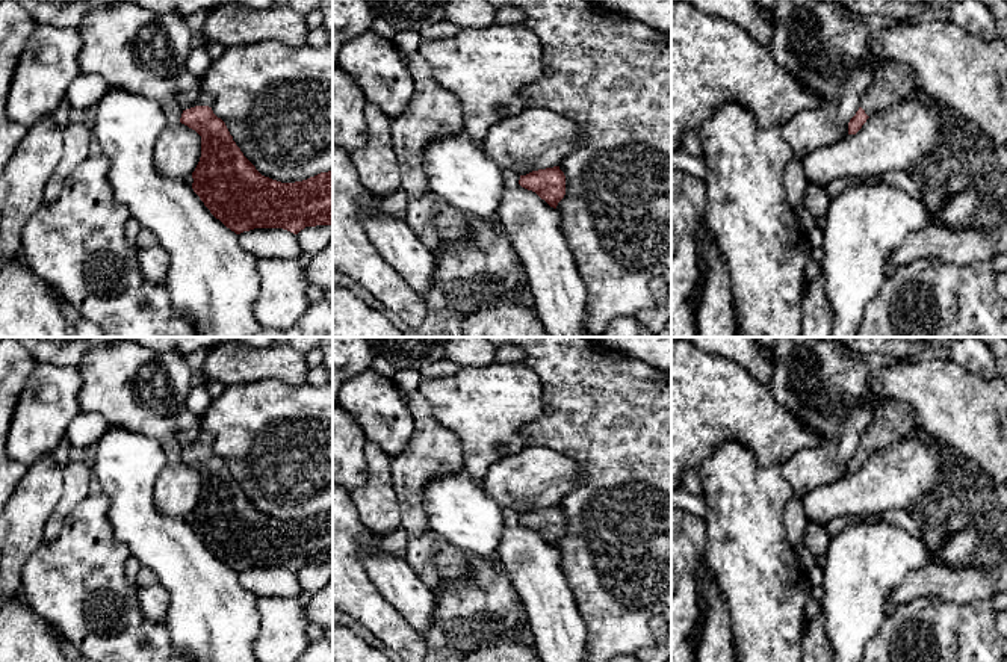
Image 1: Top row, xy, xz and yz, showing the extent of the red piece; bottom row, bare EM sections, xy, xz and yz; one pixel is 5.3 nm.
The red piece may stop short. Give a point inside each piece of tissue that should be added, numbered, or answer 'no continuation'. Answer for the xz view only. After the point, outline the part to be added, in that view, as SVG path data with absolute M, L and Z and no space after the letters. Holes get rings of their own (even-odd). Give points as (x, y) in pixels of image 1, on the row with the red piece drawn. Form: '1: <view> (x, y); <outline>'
no continuation

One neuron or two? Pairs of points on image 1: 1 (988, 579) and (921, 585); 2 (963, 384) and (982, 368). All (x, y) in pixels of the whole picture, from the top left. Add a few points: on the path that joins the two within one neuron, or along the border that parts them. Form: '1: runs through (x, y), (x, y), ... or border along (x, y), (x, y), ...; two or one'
1: runs through (971, 584), (938, 584); one
2: border along (948, 358), (980, 377), (991, 378); two

